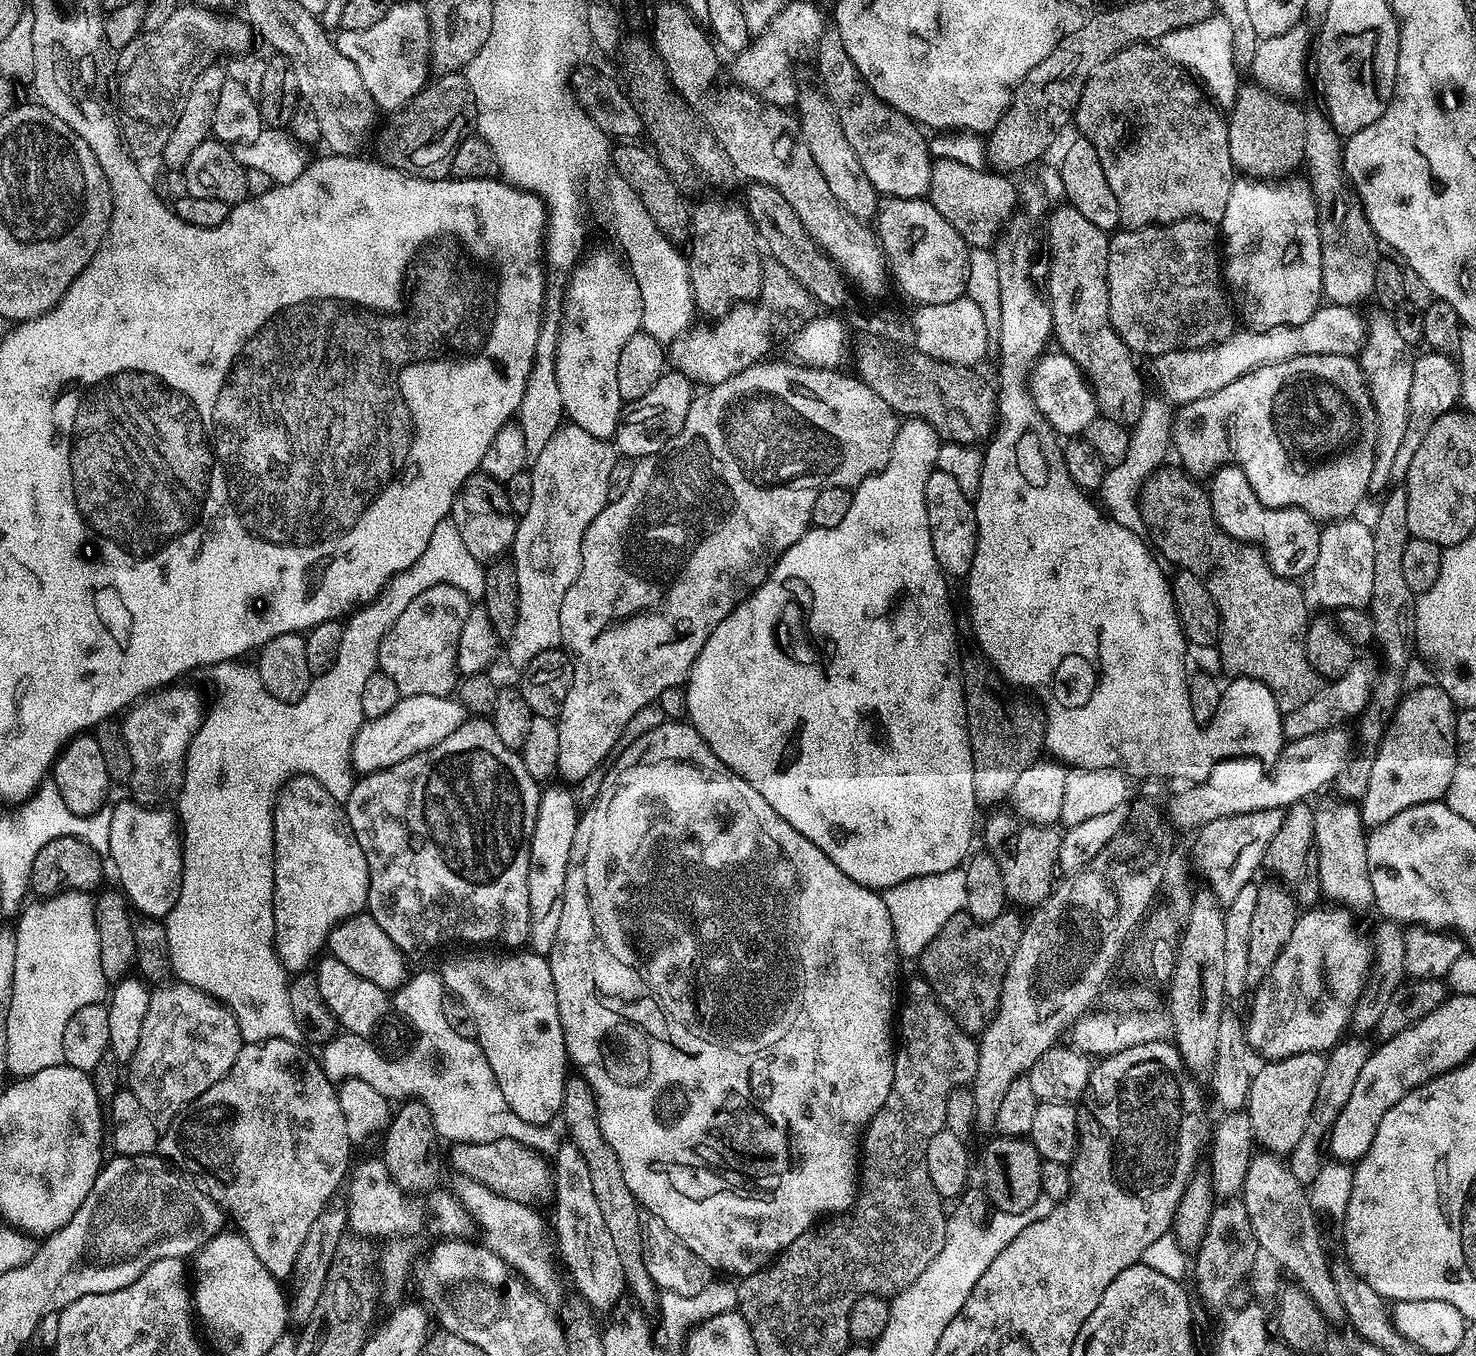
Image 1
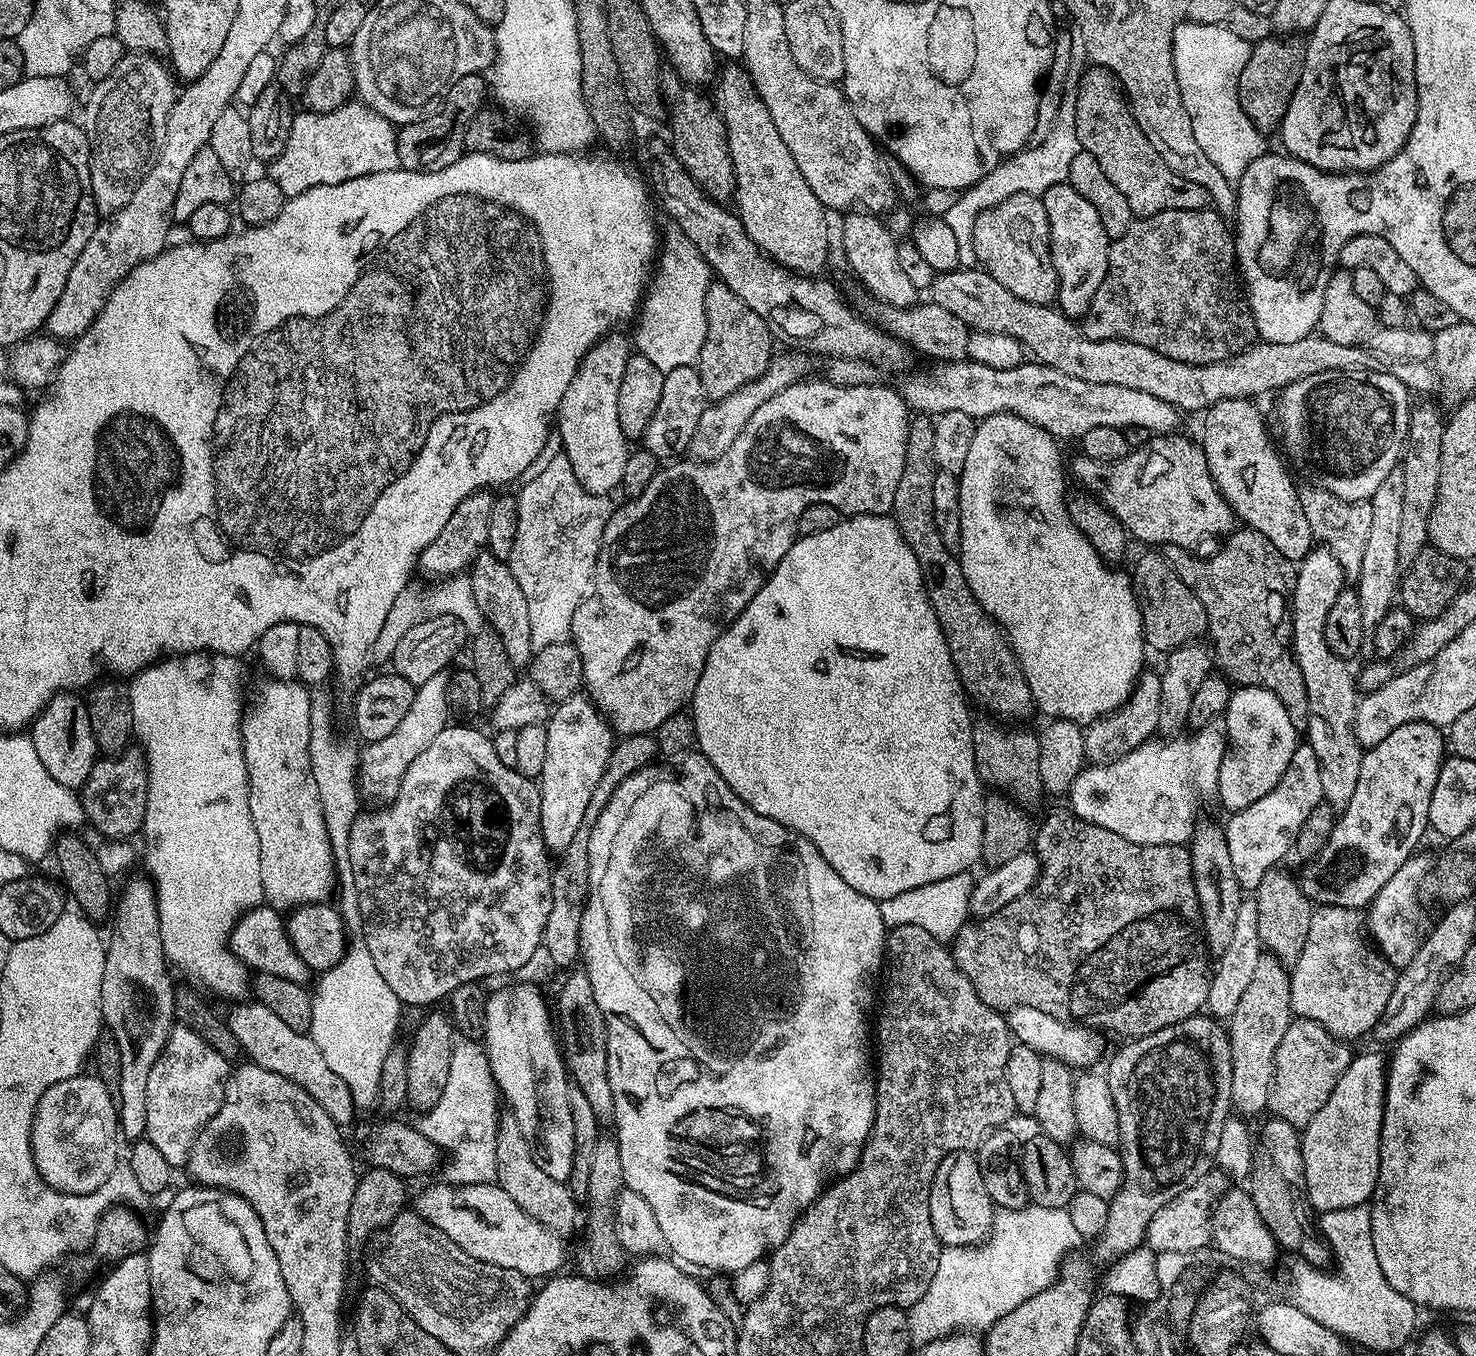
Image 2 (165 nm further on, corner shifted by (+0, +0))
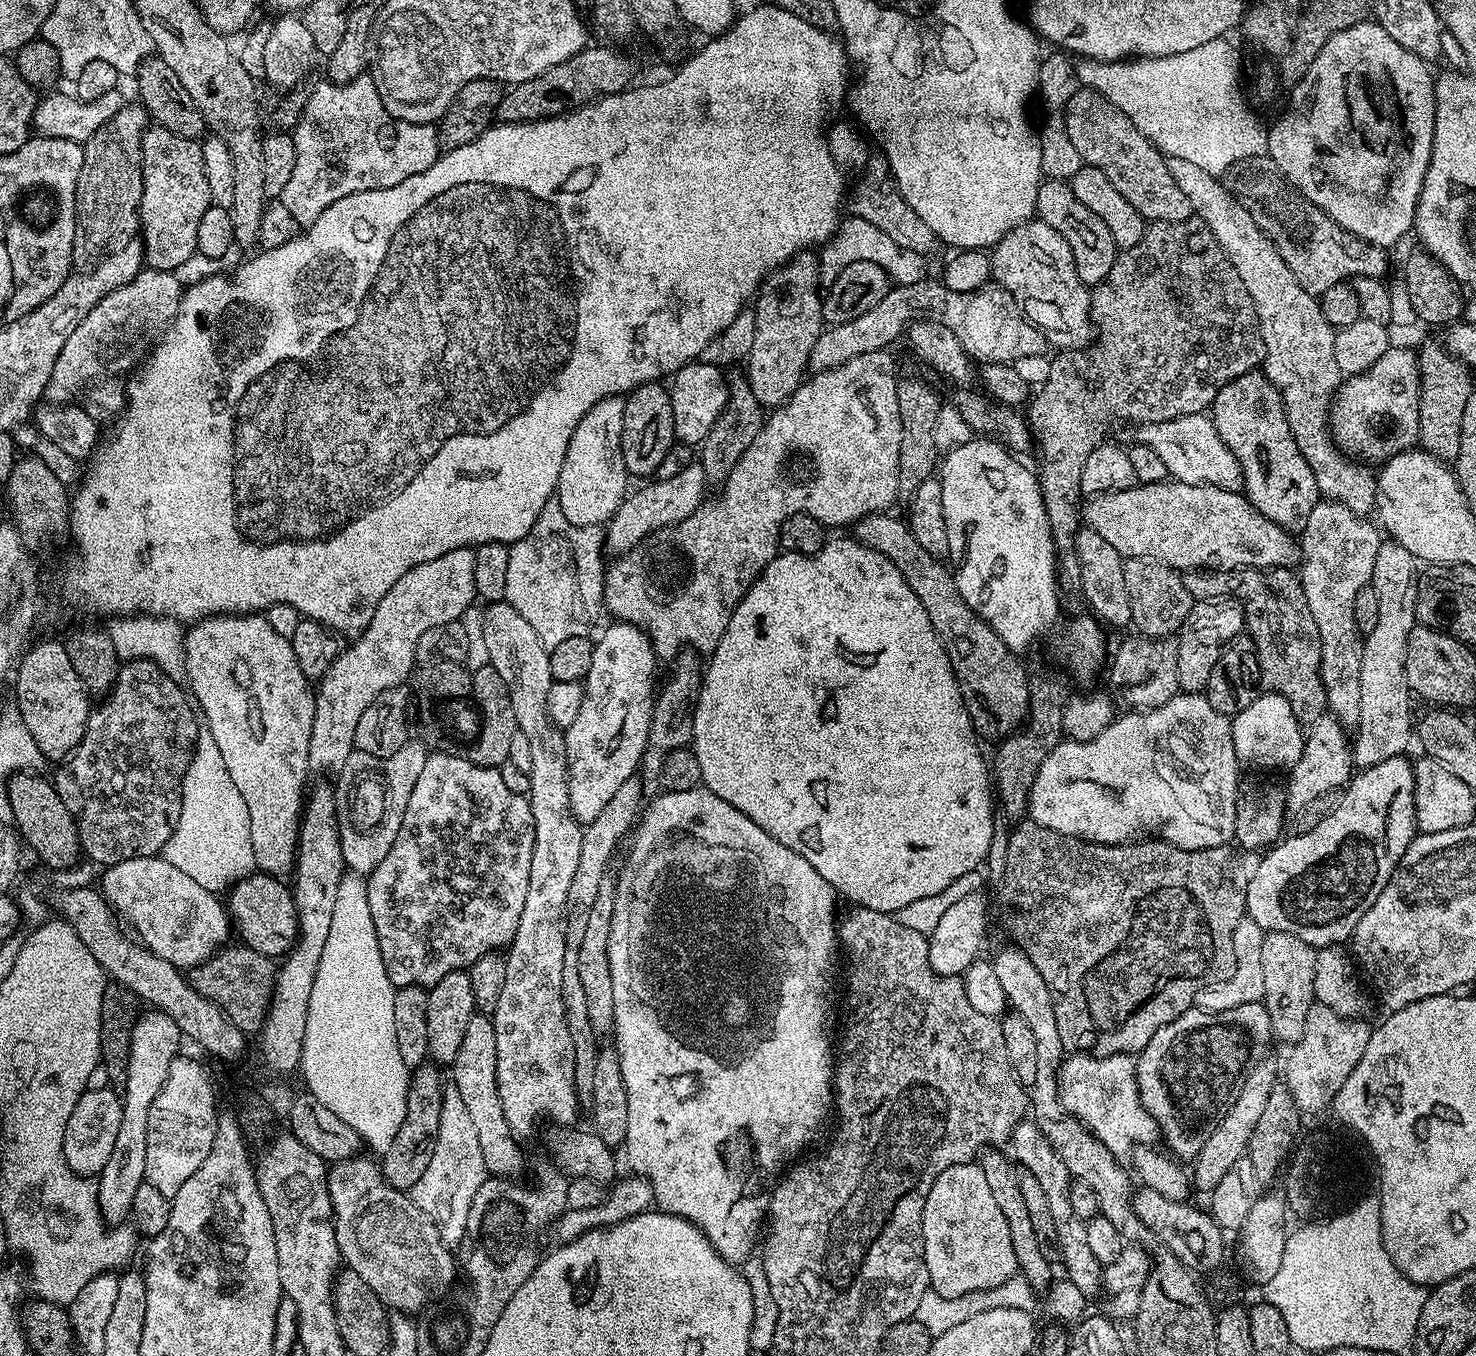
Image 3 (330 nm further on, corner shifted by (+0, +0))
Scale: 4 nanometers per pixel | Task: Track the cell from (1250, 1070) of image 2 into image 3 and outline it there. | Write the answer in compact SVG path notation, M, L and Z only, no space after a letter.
M1265 1058L1247 1069L1235 1100L1218 1122L1214 1134L1210 1134L1210 1138L1206 1138L1206 1146L1202 1146L1202 1150L1196 1155L1195 1161L1191 1165L1191 1183L1196 1188L1200 1187L1204 1194L1211 1193L1212 1189L1218 1186L1218 1182L1222 1181L1222 1177L1232 1170L1236 1163L1245 1159L1250 1134L1254 1134L1254 1126L1258 1126L1258 1118L1262 1118L1267 1099L1278 1087L1278 1068L1275 1068L1270 1061L1271 1059Z

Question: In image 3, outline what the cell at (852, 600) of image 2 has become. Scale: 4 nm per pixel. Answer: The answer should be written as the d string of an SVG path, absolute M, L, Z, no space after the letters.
M855 538L829 539L824 548L818 550L816 556L803 556L781 551L768 563L764 573L752 583L750 590L742 598L742 602L738 602L738 606L730 618L730 626L726 626L718 646L710 653L709 660L712 661L709 664L707 661L702 672L690 745L692 752L698 758L698 770L703 787L718 794L718 798L722 798L722 802L730 802L730 806L742 810L742 814L746 814L746 818L750 818L750 822L758 822L758 826L762 826L762 830L766 830L766 834L778 838L778 842L782 842L782 846L790 846L790 850L802 854L802 858L806 858L806 862L810 862L810 866L814 866L814 870L818 870L818 874L822 874L822 878L826 878L826 882L830 882L832 889L843 899L845 896L846 899L853 900L851 902L853 905L861 908L898 914L902 910L902 906L910 906L910 902L918 902L918 898L930 898L934 894L942 894L942 890L946 890L946 886L950 886L950 882L958 882L958 878L962 878L962 874L977 871L987 861L994 827L994 819L992 820L994 788L990 783L990 768L989 765L988 768L984 765L984 756L980 753L981 741L976 735L976 727L970 722L970 714L966 710L960 693L960 683L954 678L954 670L950 666L950 658L946 654L944 644L938 638L934 626L930 626L930 618L926 615L922 602L918 602L918 594L914 594L914 590L910 590L906 578L902 578L898 566L894 566L894 562L890 562L890 558L886 558L878 550L868 548Z

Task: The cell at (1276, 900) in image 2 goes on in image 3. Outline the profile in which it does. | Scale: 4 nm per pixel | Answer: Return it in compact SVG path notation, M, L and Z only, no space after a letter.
M1265 932L1262 942L1262 983L1266 985L1264 1009L1270 1014L1270 1026L1272 1035L1277 1041L1280 1040L1285 1046L1291 1046L1299 1042L1306 1030L1306 1014L1310 1014L1310 1006L1316 1003L1314 994L1314 962L1316 961L1317 949L1302 942L1294 934L1285 932Z

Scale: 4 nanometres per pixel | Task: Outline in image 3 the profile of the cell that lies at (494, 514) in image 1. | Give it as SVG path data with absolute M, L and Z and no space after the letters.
M492 602L483 609L488 663L502 674L502 682L510 690L517 729L530 738L529 778L530 803L534 814L534 858L530 858L530 886L526 889L526 906L518 918L518 930L506 952L506 982L498 1006L490 1014L494 1034L498 1038L498 1098L502 1098L502 1114L510 1122L510 1130L517 1138L525 1138L536 1128L543 1116L556 1120L557 1125L572 1126L577 1122L578 1101L574 1086L574 1042L570 1042L570 1026L566 1026L566 1006L562 1000L562 966L566 962L566 919L570 882L578 871L578 858L582 851L584 828L570 810L568 793L568 759L564 732L548 719L548 699L554 683L550 674L549 649L534 634L530 622L507 602Z

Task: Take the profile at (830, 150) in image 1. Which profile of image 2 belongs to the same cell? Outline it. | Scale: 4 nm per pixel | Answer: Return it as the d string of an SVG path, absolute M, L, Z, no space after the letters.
M856 210L844 220L840 236L844 239L844 256L852 272L888 308L910 308L917 303L918 291L906 278L898 260L898 240L887 223L880 224L881 217Z

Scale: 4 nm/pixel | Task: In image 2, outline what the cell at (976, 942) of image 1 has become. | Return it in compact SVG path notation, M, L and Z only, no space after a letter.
M1064 807L1050 813L1041 824L1039 821L1038 831L1034 836L1034 848L1040 857L1040 877L1036 879L1035 886L1022 894L1022 898L1014 898L1010 906L1002 906L1002 910L994 914L965 924L950 944L956 964L962 974L970 978L978 998L982 998L986 1006L997 1010L1034 1006L1034 1010L1042 1010L1042 1014L1050 1014L1059 1020L1091 1022L1105 1033L1117 1032L1124 1036L1120 1038L1135 1038L1148 1036L1151 1032L1182 1022L1197 1015L1207 1005L1210 953L1204 942L1204 925L1200 919L1200 903L1192 873L1192 853L1185 845L1126 842L1122 834L1114 834L1114 830L1102 830L1102 826L1079 820L1071 810Z

